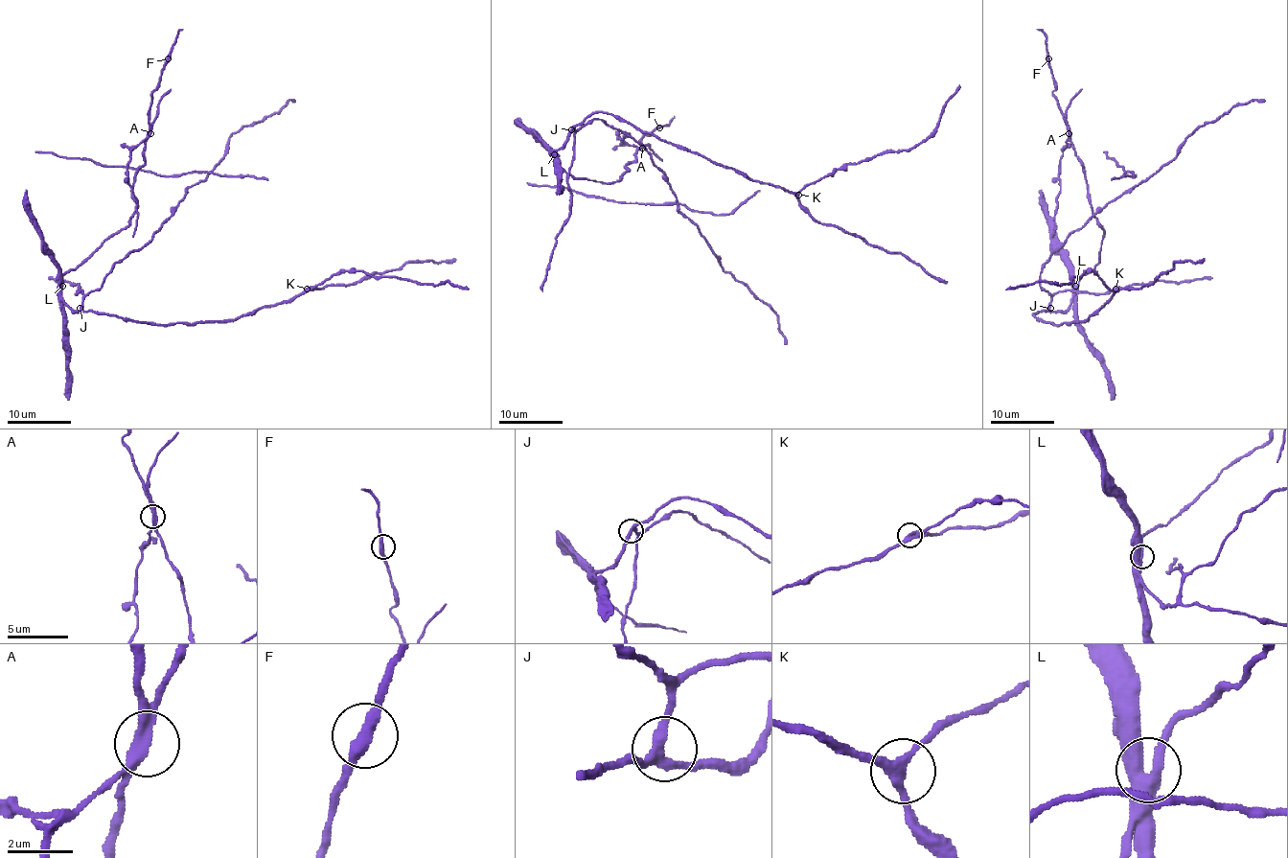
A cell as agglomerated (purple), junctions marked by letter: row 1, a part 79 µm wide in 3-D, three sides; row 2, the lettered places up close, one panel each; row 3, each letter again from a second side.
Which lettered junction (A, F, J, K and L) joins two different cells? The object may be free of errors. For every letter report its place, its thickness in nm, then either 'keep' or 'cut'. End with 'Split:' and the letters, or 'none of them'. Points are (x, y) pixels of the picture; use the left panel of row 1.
A: place (150, 133); calibre 320 nm; cut
F: place (168, 58); calibre 360 nm; keep
J: place (80, 308); calibre 280 nm; keep
K: place (307, 289); calibre 280 nm; keep
L: place (62, 286); calibre 400 nm; keep
Split: A

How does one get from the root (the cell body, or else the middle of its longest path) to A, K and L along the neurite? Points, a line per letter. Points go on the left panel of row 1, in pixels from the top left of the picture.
A: (110, 314), (75, 312), (62, 298), (62, 276), (129, 223), (137, 207), (134, 173), (144, 163), (149, 132)
K: (110, 314), (149, 324), (231, 321), (252, 314), (262, 307), (287, 302), (307, 289)
L: (110, 314), (75, 312), (62, 298), (62, 286)

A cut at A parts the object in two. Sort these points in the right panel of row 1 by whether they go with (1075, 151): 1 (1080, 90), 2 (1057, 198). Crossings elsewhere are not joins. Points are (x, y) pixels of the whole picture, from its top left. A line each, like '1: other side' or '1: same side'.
1: other side
2: other side

